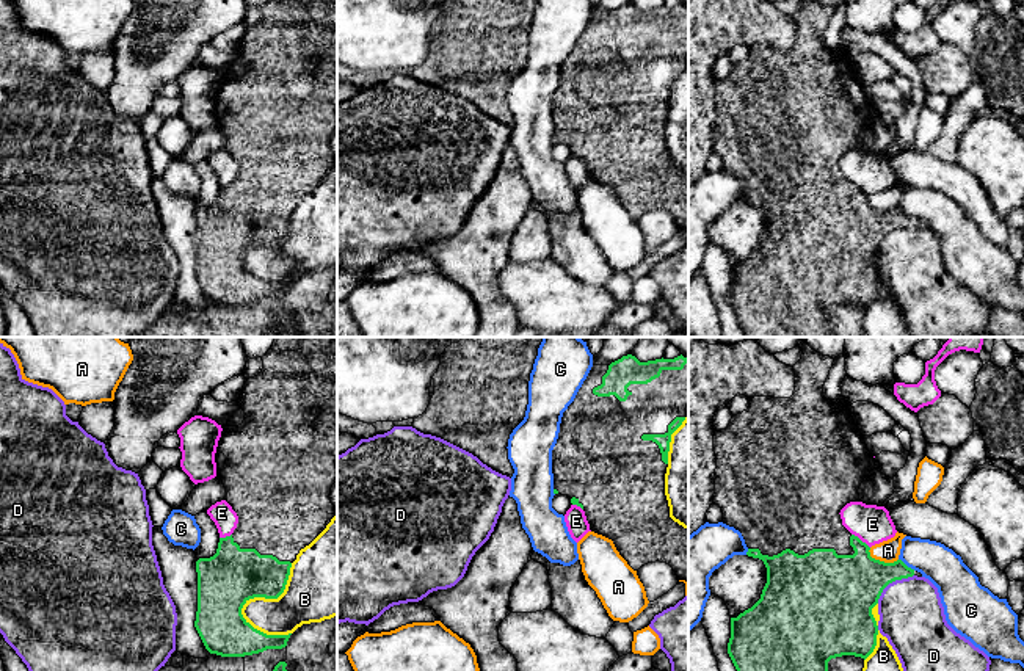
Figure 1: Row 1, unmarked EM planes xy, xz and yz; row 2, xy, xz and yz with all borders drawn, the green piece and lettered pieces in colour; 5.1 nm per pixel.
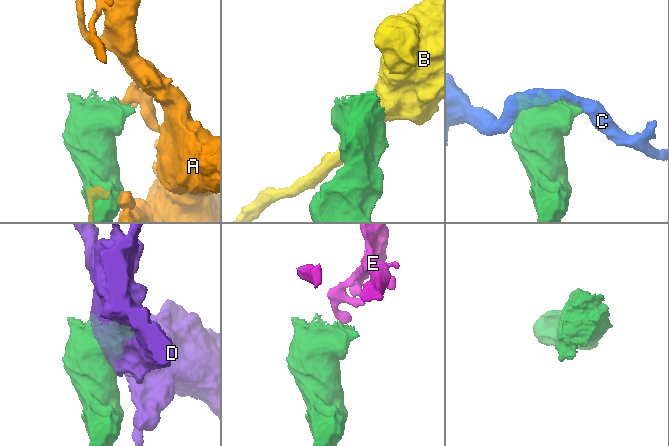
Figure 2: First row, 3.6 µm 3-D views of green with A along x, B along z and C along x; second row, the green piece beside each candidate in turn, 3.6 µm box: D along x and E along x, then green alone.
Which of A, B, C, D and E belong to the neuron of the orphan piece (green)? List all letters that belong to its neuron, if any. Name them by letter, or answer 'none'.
none

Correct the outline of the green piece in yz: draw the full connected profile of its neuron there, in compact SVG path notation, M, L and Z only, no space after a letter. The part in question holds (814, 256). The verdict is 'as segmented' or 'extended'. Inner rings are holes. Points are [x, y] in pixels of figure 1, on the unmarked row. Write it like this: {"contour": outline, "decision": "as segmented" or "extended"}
{"contour": "M803 0L793 14L795 39L790 47L750 47L748 58L732 64L728 77L714 83L714 152L723 160L721 171L742 182L746 204L762 209L767 216L761 248L731 267L728 303L743 337L834 337L828 310L842 304L866 309L877 295L878 274L872 257L883 238L895 229L922 226L902 209L884 212L872 207L870 196L842 174L839 161L847 152L861 151L858 138L875 118L875 107L867 99L848 53L830 53L823 45L833 11L833 6L817 0Z", "decision": "extended"}

